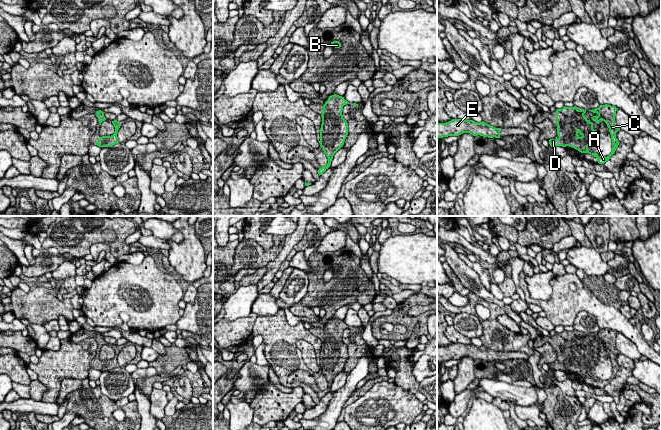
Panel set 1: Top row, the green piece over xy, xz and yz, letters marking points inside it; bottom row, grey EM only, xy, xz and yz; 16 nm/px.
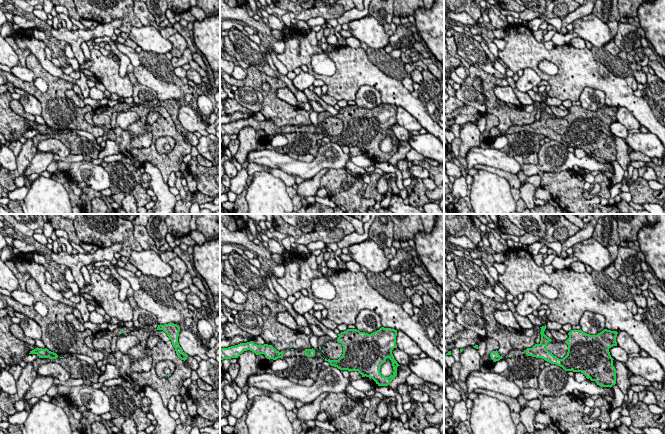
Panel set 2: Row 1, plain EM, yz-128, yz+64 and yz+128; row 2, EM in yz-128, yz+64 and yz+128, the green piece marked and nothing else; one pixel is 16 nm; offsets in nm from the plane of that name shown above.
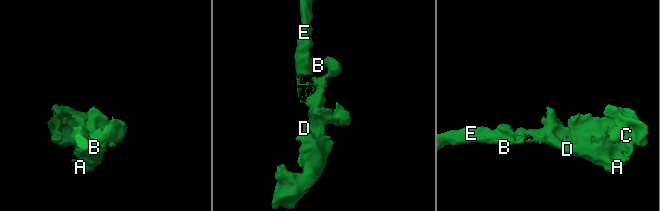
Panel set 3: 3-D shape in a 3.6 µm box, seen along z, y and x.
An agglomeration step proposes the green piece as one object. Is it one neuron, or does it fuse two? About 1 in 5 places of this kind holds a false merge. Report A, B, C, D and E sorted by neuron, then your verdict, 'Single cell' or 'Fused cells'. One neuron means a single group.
Groups: A B C D E. Single cell

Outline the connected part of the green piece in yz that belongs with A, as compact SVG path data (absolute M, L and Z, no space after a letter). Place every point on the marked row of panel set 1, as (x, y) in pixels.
M608 104L605 105L600 105L598 108L593 109L593 110L589 110L593 113L597 113L597 116L593 116L591 117L592 120L596 120L597 124L600 123L600 121L604 121L608 128L609 128L609 132L611 135L611 140L612 140L612 152L610 155L608 155L607 157L599 157L597 153L591 153L588 150L588 146L589 145L593 145L594 142L596 141L596 138L598 136L598 133L596 130L593 129L593 123L588 120L585 117L585 113L586 110L579 110L578 107L574 106L574 107L566 107L564 106L562 109L557 109L556 110L556 122L557 122L557 134L558 134L558 139L550 139L549 140L549 144L551 147L554 146L562 146L562 147L572 147L576 150L578 150L581 153L589 153L591 155L593 155L594 157L596 157L598 159L598 163L599 164L604 164L606 161L608 161L610 159L610 157L615 153L618 145L619 145L619 141L616 138L616 133L620 130L620 128L616 125L615 122L615 116L616 116L616 111L618 108L616 108L615 106L611 106Z

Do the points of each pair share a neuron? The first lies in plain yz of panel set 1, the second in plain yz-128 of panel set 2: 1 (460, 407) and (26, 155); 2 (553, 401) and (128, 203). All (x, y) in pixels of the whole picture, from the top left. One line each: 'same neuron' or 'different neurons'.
1: different neurons
2: different neurons

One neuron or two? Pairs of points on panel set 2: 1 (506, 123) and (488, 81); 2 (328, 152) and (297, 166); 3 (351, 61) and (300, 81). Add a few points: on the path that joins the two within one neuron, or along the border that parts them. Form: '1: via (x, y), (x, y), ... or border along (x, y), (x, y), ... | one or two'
1: via (504, 113), (493, 102), (488, 91) | one
2: via (320, 160), (314, 166), (305, 166) | one
3: border along (308, 71), (315, 78) | two

